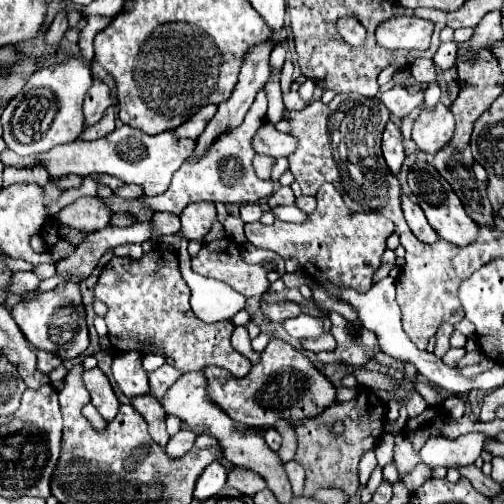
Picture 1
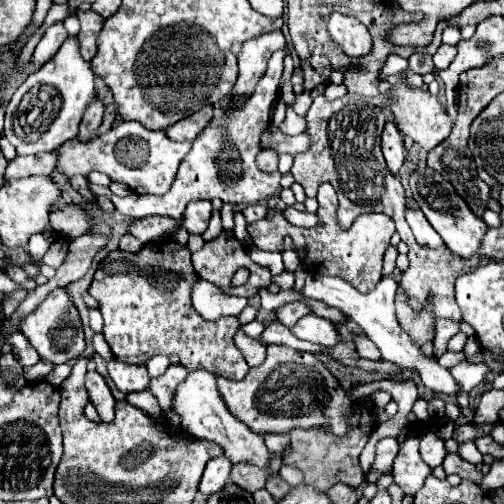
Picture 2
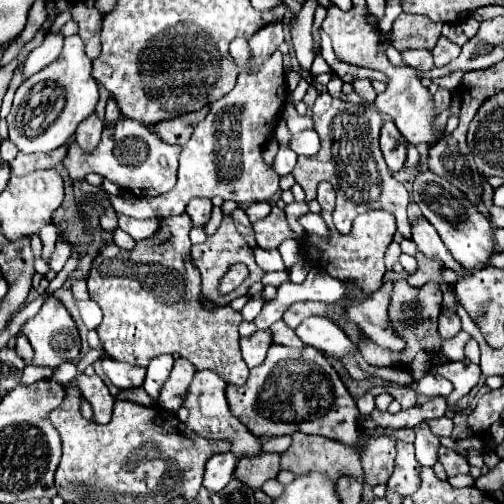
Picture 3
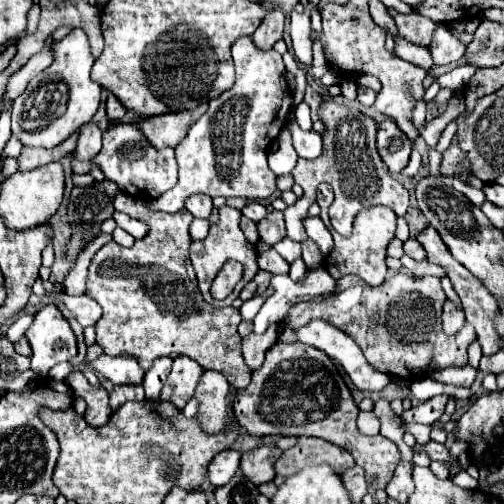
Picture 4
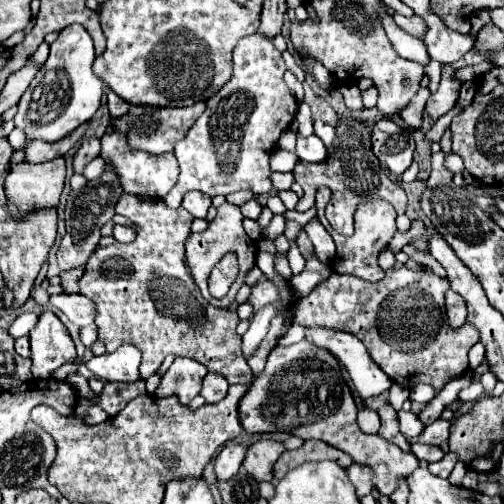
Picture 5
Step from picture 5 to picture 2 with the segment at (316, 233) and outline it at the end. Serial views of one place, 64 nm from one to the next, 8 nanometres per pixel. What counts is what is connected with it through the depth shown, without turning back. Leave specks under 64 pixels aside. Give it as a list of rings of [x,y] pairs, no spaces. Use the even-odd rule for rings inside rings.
[[[294,206],[286,208],[282,214],[284,214],[284,218],[286,218],[290,224],[294,224],[294,226],[312,228],[312,226],[316,226],[316,224],[318,224],[316,214],[310,214],[310,212],[300,212],[300,210],[296,210]]]

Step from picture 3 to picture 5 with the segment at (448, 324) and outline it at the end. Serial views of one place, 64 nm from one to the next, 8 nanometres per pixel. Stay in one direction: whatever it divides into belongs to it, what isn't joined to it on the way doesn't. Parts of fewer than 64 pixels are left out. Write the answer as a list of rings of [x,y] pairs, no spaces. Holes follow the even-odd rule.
[[[448,290],[446,292],[446,316],[452,328],[462,326],[466,322],[466,304],[460,294]]]

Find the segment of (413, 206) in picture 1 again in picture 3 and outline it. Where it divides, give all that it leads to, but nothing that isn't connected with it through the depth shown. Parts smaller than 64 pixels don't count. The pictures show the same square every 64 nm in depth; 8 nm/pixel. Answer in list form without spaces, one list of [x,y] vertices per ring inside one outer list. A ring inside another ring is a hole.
[[[424,216],[414,218],[410,224],[412,224],[412,240],[416,242],[420,252],[424,252],[428,258],[438,256],[440,260],[444,260],[446,268],[450,268],[450,270],[458,272],[460,276],[464,276],[464,268],[452,258],[452,254],[448,252],[448,248],[440,240],[438,232],[432,228],[432,224],[428,220],[424,220]]]

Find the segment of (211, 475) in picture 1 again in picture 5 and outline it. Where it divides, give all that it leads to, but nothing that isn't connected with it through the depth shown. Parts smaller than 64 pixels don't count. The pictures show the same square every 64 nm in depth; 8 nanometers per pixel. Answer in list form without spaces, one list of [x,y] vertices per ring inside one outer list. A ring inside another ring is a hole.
[[[230,442],[222,448],[222,452],[214,460],[214,472],[216,472],[218,482],[230,480],[232,476],[238,474],[242,460],[244,460],[244,454],[246,454],[246,446],[240,446],[234,442]]]

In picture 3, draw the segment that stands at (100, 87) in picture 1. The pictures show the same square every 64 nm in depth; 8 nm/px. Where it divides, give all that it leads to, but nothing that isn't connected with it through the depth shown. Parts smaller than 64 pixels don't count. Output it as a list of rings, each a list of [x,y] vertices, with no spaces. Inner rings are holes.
[[[96,112],[92,116],[88,116],[88,120],[84,120],[78,130],[76,130],[76,142],[80,144],[80,148],[84,150],[94,150],[96,144],[100,142],[100,134],[102,134],[104,122],[96,116]]]

